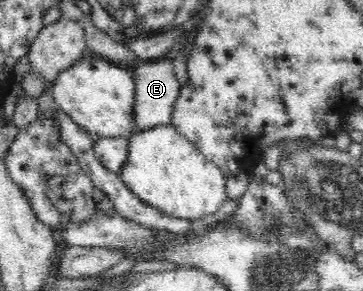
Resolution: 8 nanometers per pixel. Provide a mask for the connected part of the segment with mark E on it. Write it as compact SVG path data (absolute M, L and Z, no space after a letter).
M174 54L170 56L149 61L146 64L133 69L136 87L134 97L134 133L132 135L159 125L168 125L172 121L174 104L180 97L181 85L174 74Z

